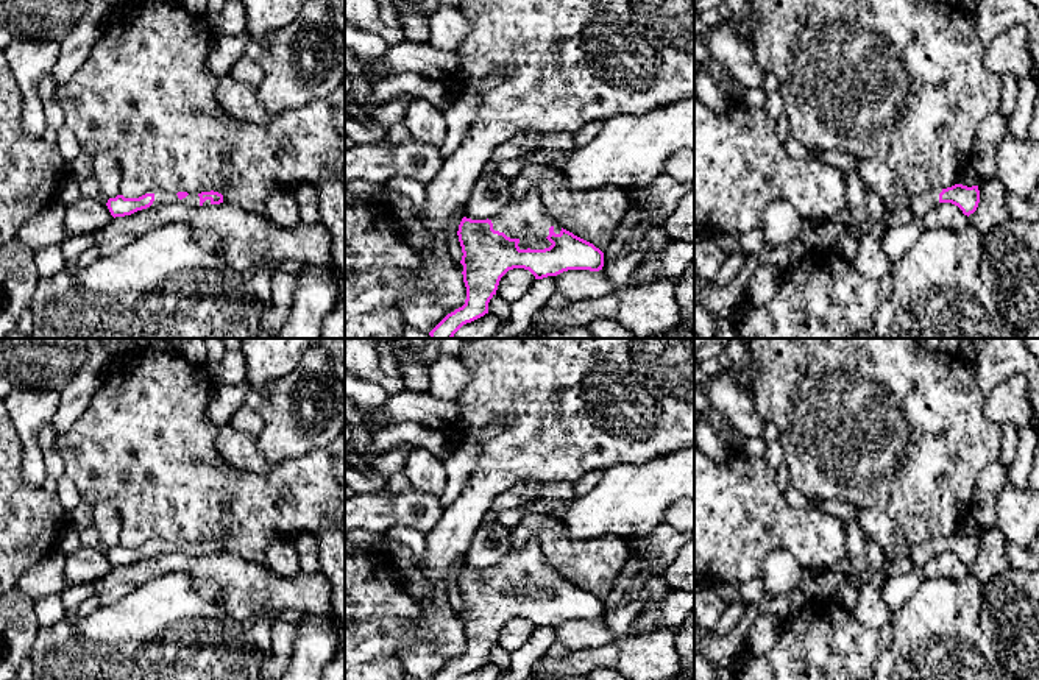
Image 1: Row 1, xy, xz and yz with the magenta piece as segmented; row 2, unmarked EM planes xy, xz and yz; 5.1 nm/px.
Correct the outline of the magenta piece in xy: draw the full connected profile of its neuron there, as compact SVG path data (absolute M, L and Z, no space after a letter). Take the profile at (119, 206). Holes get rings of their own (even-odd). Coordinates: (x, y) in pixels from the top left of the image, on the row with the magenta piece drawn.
M156 189L148 190L145 195L139 198L125 198L123 195L117 195L115 198L109 198L106 206L111 215L115 218L131 215L150 206L165 206L176 201L181 201L192 207L198 207L207 204L220 204L223 203L223 195L214 190L201 193L187 193L187 192L175 193L164 189Z

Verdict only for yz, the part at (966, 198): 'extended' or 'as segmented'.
extended

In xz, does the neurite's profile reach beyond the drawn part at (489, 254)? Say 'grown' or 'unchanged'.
grown

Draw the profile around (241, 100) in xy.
M229 75L218 80L215 98L231 117L251 123L262 123L270 119L268 111L259 101L257 87L236 81Z

